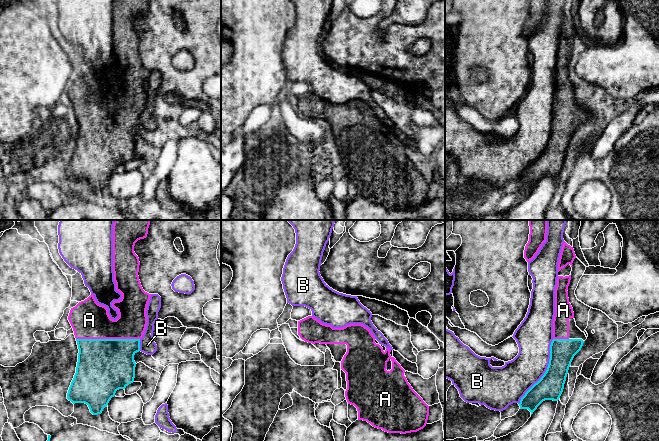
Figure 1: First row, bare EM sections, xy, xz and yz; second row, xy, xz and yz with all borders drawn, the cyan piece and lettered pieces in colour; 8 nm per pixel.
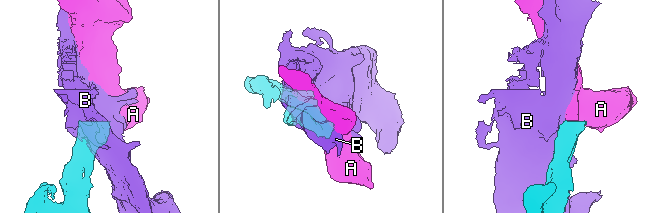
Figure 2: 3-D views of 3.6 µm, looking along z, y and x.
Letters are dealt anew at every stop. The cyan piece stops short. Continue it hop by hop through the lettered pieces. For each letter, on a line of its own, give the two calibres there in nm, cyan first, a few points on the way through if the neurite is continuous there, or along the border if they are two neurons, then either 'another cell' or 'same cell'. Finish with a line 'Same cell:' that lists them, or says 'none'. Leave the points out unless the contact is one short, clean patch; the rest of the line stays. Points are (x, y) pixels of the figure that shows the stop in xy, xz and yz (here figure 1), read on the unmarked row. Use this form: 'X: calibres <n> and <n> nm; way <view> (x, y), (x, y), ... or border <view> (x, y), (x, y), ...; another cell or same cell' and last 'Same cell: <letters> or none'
A: calibres 440 and 300 nm; same cell
B: calibres 200 and 280 nm; another cell
Same cell: A

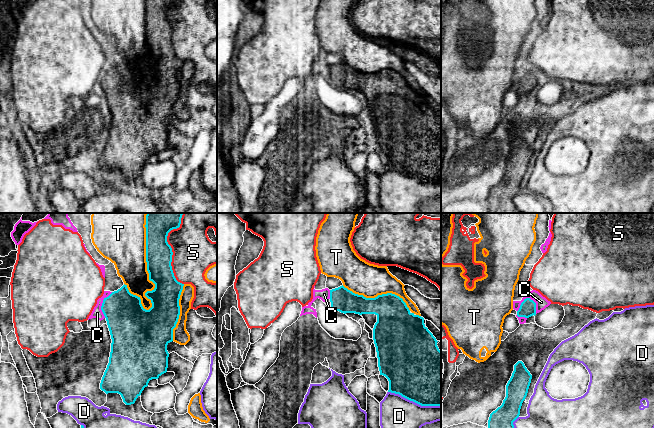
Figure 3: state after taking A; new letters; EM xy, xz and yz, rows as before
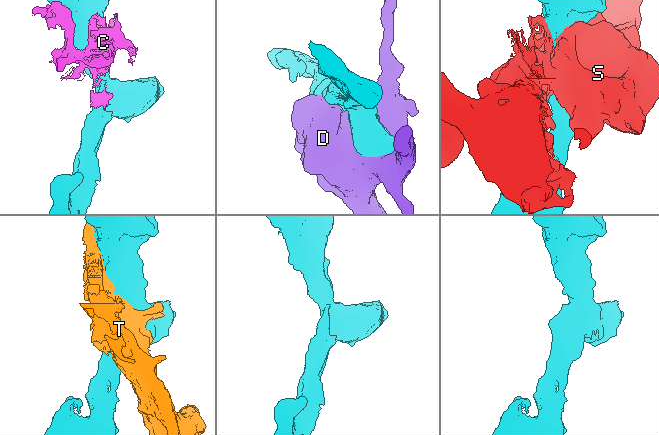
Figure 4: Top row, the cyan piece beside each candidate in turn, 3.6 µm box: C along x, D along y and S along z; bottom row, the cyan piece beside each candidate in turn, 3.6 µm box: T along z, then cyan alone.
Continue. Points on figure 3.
C: calibres 130 and 100 nm; border yz (536, 79), (526, 74), (517, 87); another cell
D: calibres 480 and 340 nm; another cell
S: calibres 220 and 340 nm; another cell
T: calibres 220 and 320 nm; another cell
Same cell: none

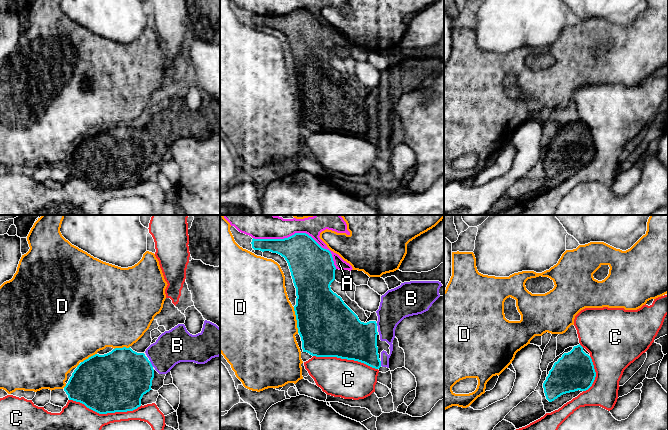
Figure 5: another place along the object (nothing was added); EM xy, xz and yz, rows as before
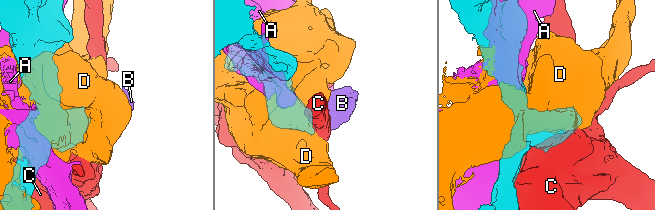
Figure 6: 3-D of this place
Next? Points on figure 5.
A: calibres 320 and 130 nm; another cell
B: calibres 440 and 280 nm; same cell
C: calibres 480 and 360 nm; another cell
D: calibres 460 and 500 nm; another cell
Same cell: B

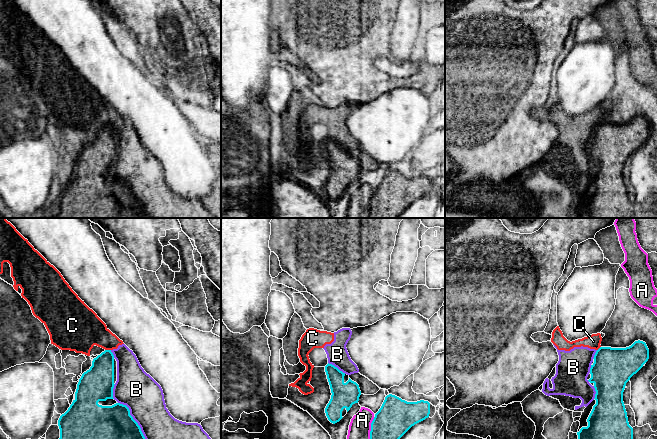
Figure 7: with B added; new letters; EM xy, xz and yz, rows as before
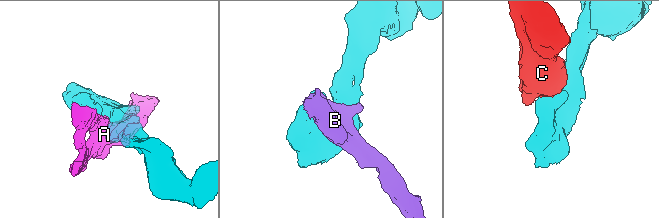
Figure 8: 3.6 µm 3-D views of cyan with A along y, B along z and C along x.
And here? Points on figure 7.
A: calibres 280 and 190 nm; another cell
B: calibres 500 and 320 nm; another cell
C: calibres 240 and 300 nm; border xy (105, 125), (110, 126); another cell
Same cell: none

